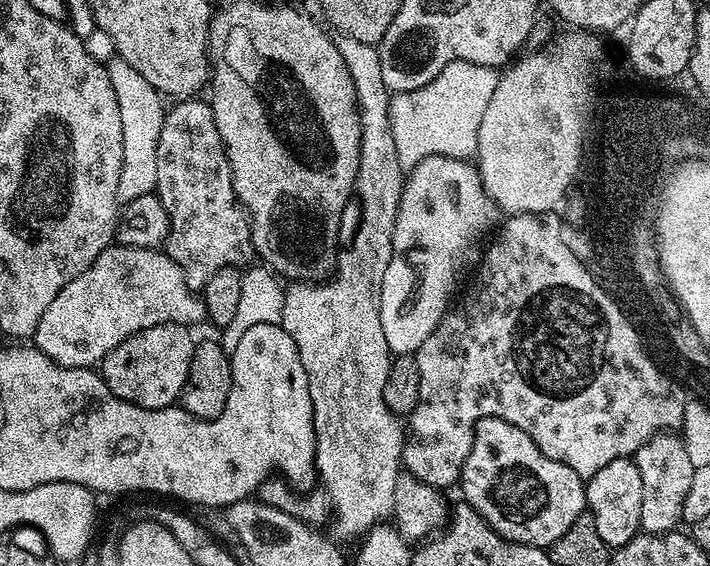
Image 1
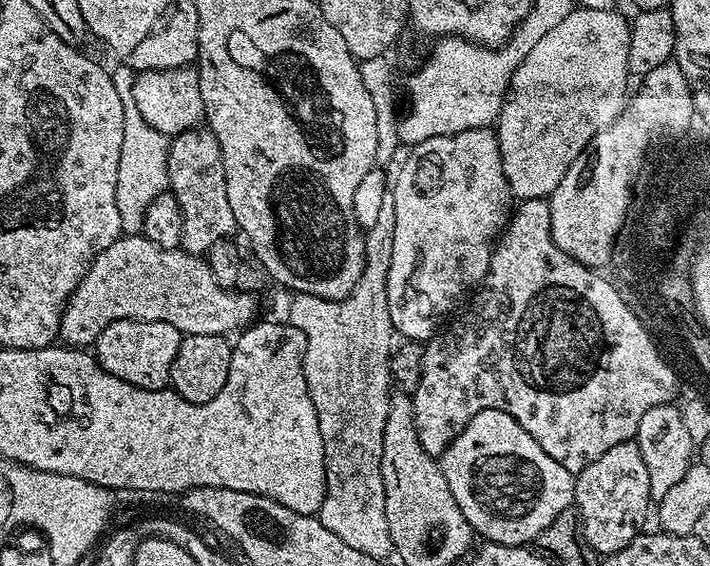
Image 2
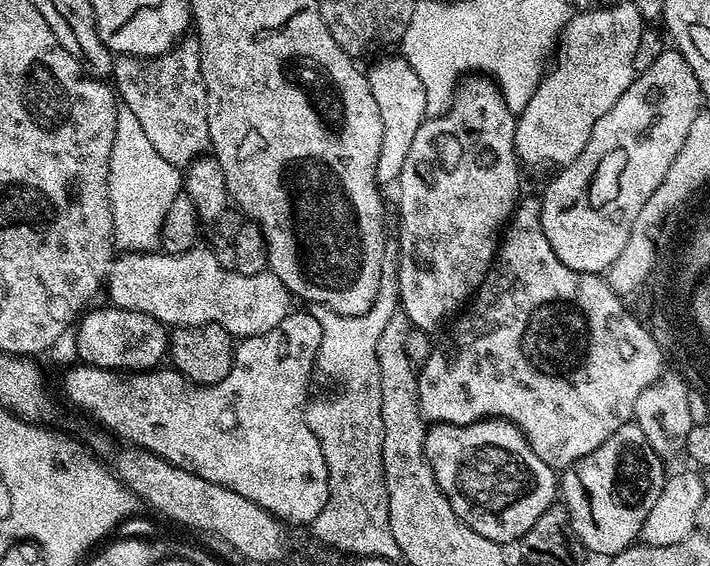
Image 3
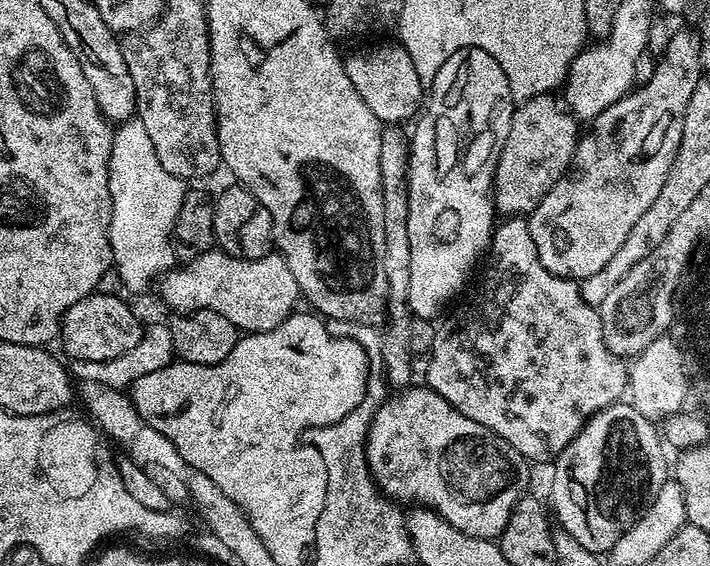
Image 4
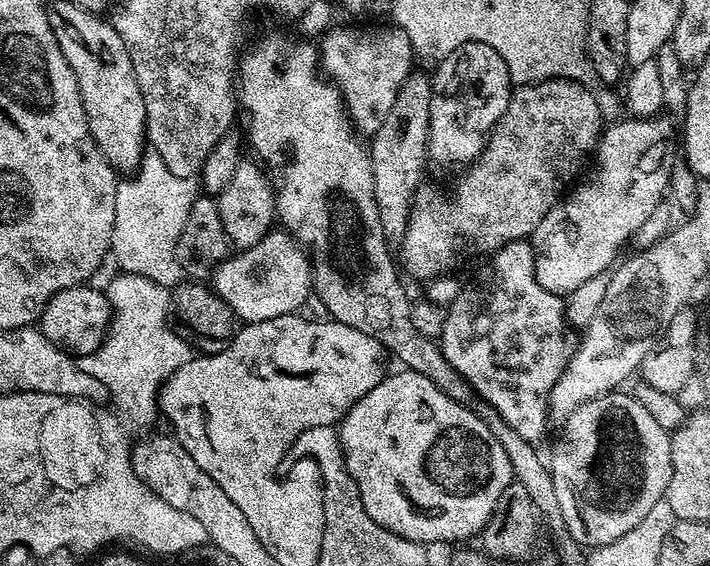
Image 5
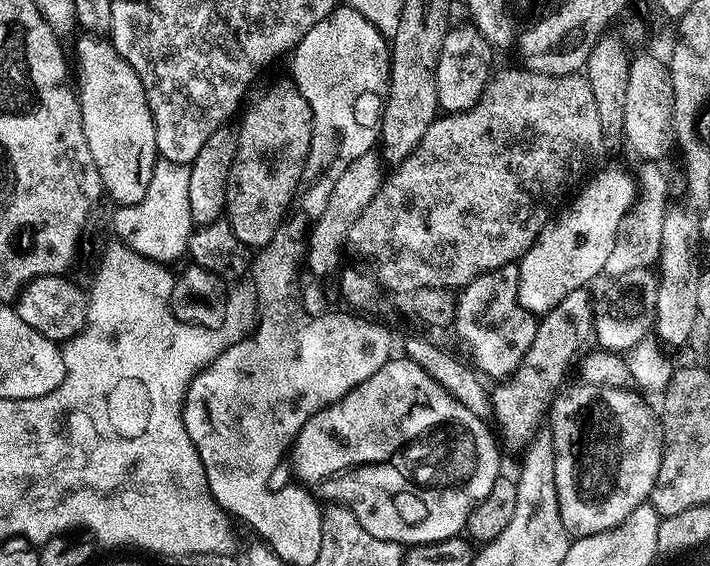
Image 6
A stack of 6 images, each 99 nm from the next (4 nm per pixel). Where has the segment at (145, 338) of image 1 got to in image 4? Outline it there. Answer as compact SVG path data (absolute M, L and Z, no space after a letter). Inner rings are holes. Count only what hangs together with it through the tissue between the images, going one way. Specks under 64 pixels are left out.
M97 290L91 296L82 298L66 310L60 322L59 343L64 343L64 352L76 360L103 366L108 361L126 354L140 341L142 323L132 313L132 308L124 300L111 296L105 290Z

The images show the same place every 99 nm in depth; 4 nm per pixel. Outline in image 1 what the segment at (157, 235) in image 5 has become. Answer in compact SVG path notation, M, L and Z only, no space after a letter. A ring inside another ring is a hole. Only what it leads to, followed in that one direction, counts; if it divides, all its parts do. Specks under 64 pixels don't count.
M112 58L112 61L107 61L106 67L108 69L108 77L110 78L110 86L114 86L114 94L118 98L118 110L122 114L122 174L118 174L118 200L121 205L126 202L130 202L134 198L142 198L142 194L150 194L151 192L156 191L156 179L158 178L158 134L162 134L162 122L164 121L164 114L166 111L165 105L160 105L160 100L162 101L161 93L157 92L154 86L150 86L150 82L146 82L146 78L142 78L142 74L138 74L138 70L134 70L134 66L130 66L130 62L126 62L125 60L119 58Z

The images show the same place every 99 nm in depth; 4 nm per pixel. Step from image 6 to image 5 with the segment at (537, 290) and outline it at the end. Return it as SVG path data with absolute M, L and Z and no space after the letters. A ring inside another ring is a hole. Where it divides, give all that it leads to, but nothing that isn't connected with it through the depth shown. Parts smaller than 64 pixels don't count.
M668 118L627 119L620 120L609 128L607 125L601 131L600 143L596 145L594 153L596 169L588 177L585 175L579 181L580 185L577 183L571 189L573 192L570 196L565 195L555 207L551 208L533 232L535 277L538 284L550 293L567 296L587 279L607 271L615 263L618 258L616 256L627 238L629 241L633 237L646 218L661 205L663 201L661 198L664 198L669 191L668 151L672 148L673 121Z

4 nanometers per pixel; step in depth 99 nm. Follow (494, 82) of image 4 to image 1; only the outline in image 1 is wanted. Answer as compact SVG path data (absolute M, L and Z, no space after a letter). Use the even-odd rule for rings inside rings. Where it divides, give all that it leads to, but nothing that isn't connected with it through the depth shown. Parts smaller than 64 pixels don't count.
M427 156L412 167L407 173L402 198L398 202L390 266L386 266L386 274L382 278L380 317L389 353L396 356L415 354L422 342L434 335L449 311L448 299L451 298L460 275L481 259L484 235L488 231L491 233L501 220L502 212L488 196L480 177L480 169L475 163L453 156Z

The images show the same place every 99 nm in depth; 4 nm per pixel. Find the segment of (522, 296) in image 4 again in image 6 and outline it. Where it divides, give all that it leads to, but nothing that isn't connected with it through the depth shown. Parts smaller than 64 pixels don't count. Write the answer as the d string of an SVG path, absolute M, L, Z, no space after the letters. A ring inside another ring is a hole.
M504 264L474 278L459 289L456 297L456 336L468 347L472 367L492 382L506 380L520 369L536 337L538 320L519 301L518 282L517 265Z

